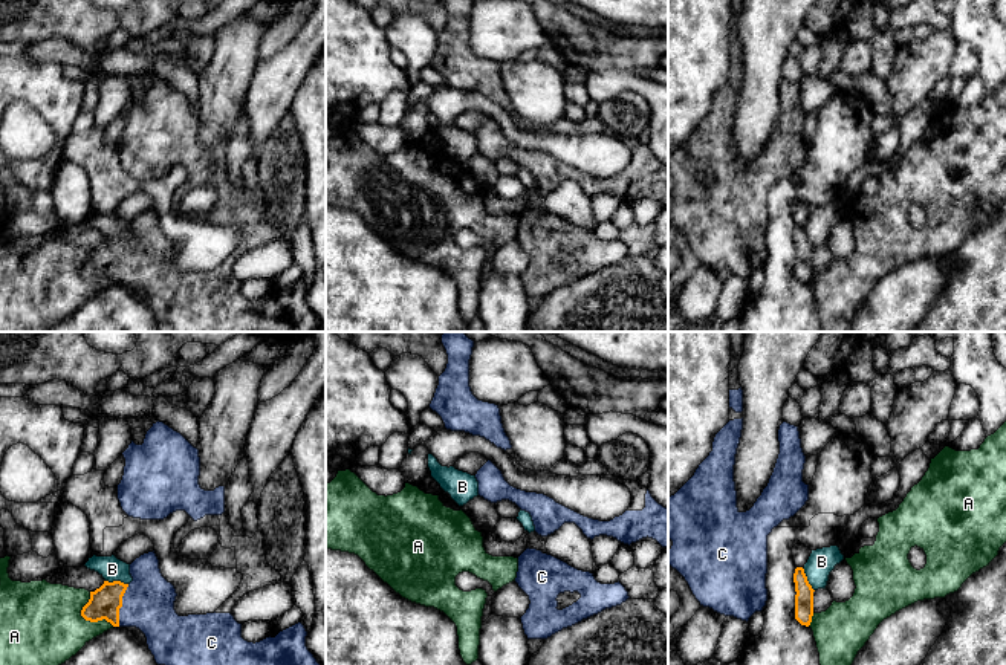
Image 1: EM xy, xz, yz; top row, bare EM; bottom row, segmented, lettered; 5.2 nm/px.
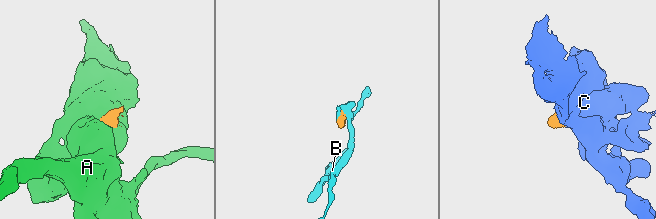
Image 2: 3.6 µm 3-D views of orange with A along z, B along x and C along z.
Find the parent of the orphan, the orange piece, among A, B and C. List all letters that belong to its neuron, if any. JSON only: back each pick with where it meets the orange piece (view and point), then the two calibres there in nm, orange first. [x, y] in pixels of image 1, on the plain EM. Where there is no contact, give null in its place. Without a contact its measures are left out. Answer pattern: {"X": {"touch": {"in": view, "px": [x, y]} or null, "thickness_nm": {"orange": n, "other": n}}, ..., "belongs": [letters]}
{"C": {"touch": {"in": "xy", "px": [121, 263]}, "thickness_nm": {"orange": 170, "other": 280}}, "belongs": ["C"]}

